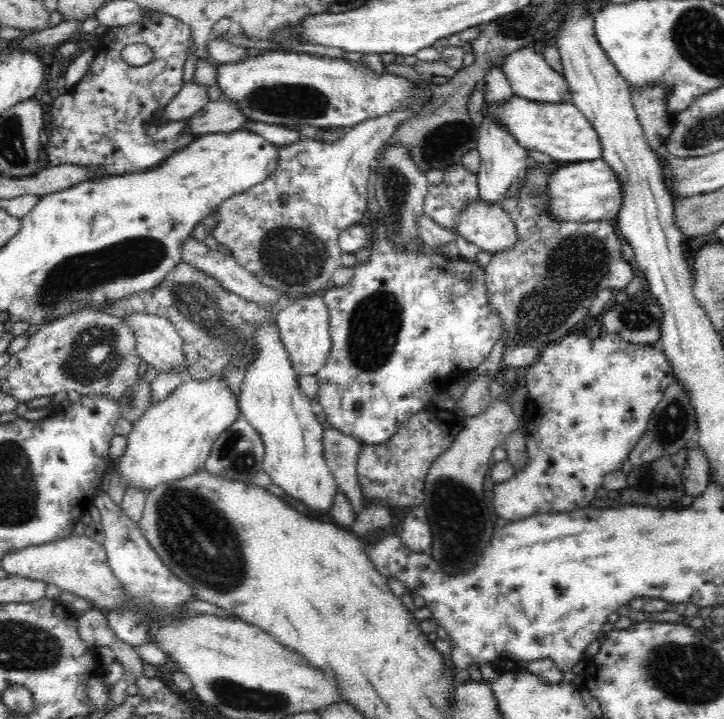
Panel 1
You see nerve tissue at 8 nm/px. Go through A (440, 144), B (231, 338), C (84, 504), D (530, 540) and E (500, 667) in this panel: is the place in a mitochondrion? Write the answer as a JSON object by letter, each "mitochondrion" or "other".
{"A":"mitochondrion","B":"mitochondrion","C":"other","D":"other","E":"other"}

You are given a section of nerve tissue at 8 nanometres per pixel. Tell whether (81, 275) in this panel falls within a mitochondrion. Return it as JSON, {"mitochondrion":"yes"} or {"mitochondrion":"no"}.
{"mitochondrion":"yes"}

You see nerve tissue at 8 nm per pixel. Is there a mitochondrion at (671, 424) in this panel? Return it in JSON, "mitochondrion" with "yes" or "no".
{"mitochondrion":"yes"}

